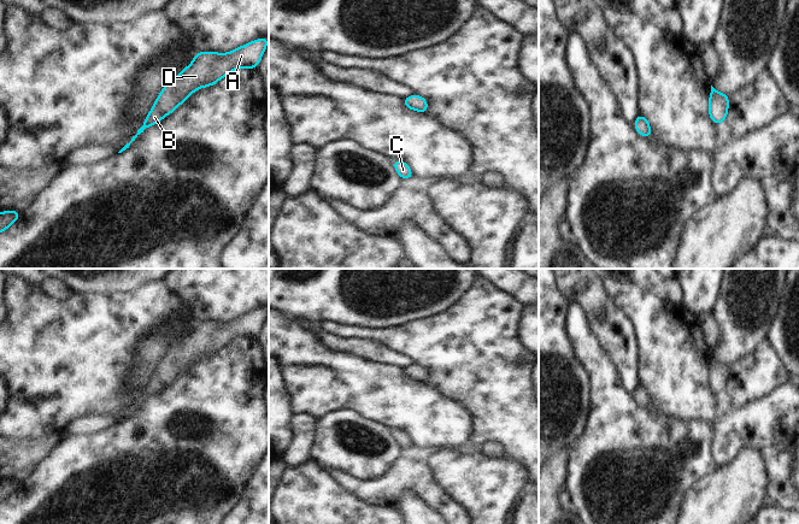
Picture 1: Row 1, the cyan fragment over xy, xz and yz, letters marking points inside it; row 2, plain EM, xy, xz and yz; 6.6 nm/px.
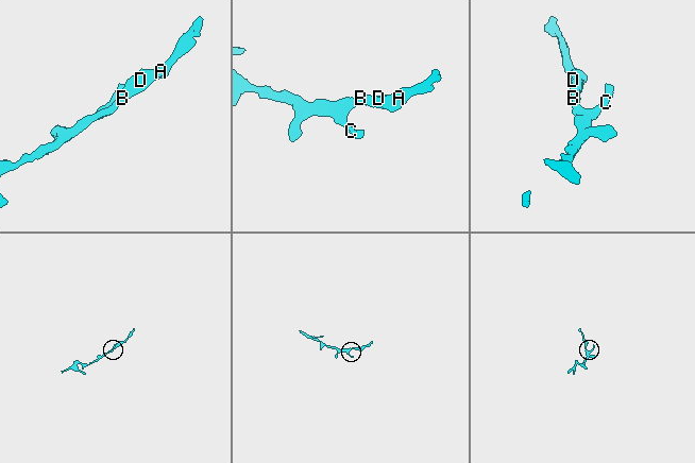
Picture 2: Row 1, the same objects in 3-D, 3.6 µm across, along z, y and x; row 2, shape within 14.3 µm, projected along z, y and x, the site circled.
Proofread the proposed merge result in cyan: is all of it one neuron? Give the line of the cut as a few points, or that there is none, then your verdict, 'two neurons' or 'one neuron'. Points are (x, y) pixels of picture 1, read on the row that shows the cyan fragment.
cut none; one neuron

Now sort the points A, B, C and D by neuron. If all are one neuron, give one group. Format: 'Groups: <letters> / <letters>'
Groups: A B C D.

